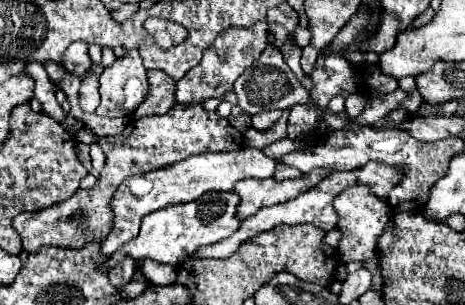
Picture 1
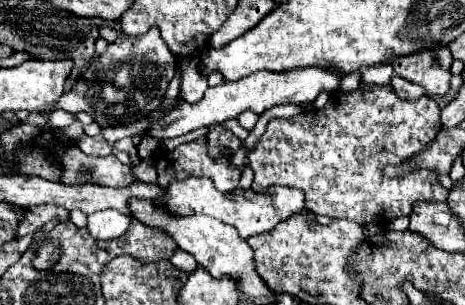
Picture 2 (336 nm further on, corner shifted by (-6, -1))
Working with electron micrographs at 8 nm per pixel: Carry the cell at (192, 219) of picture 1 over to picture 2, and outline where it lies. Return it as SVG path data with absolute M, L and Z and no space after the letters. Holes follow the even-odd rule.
M187 178L183 182L171 182L171 186L165 188L163 198L159 198L159 204L163 204L163 208L167 208L175 216L209 212L211 218L217 218L223 224L235 226L239 230L241 238L263 234L263 232L275 228L279 222L305 210L301 190L273 186L271 190L267 190L263 194L253 192L253 190L241 190L241 188L231 190L231 192L219 192L219 190L215 190L215 186L209 178Z

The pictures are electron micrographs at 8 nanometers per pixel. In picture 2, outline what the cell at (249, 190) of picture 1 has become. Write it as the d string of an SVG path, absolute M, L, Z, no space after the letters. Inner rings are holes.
M361 84L355 92L343 94L341 90L331 94L322 109L302 112L293 118L275 118L267 124L265 134L257 140L255 148L249 152L249 164L255 172L253 190L265 192L271 186L287 186L305 192L305 206L321 216L347 218L361 226L385 224L399 216L409 216L415 202L433 200L445 202L447 190L441 188L437 174L429 170L411 172L403 178L385 178L383 166L399 164L423 150L441 130L439 104L431 96L423 96L415 102L401 100L391 84Z

